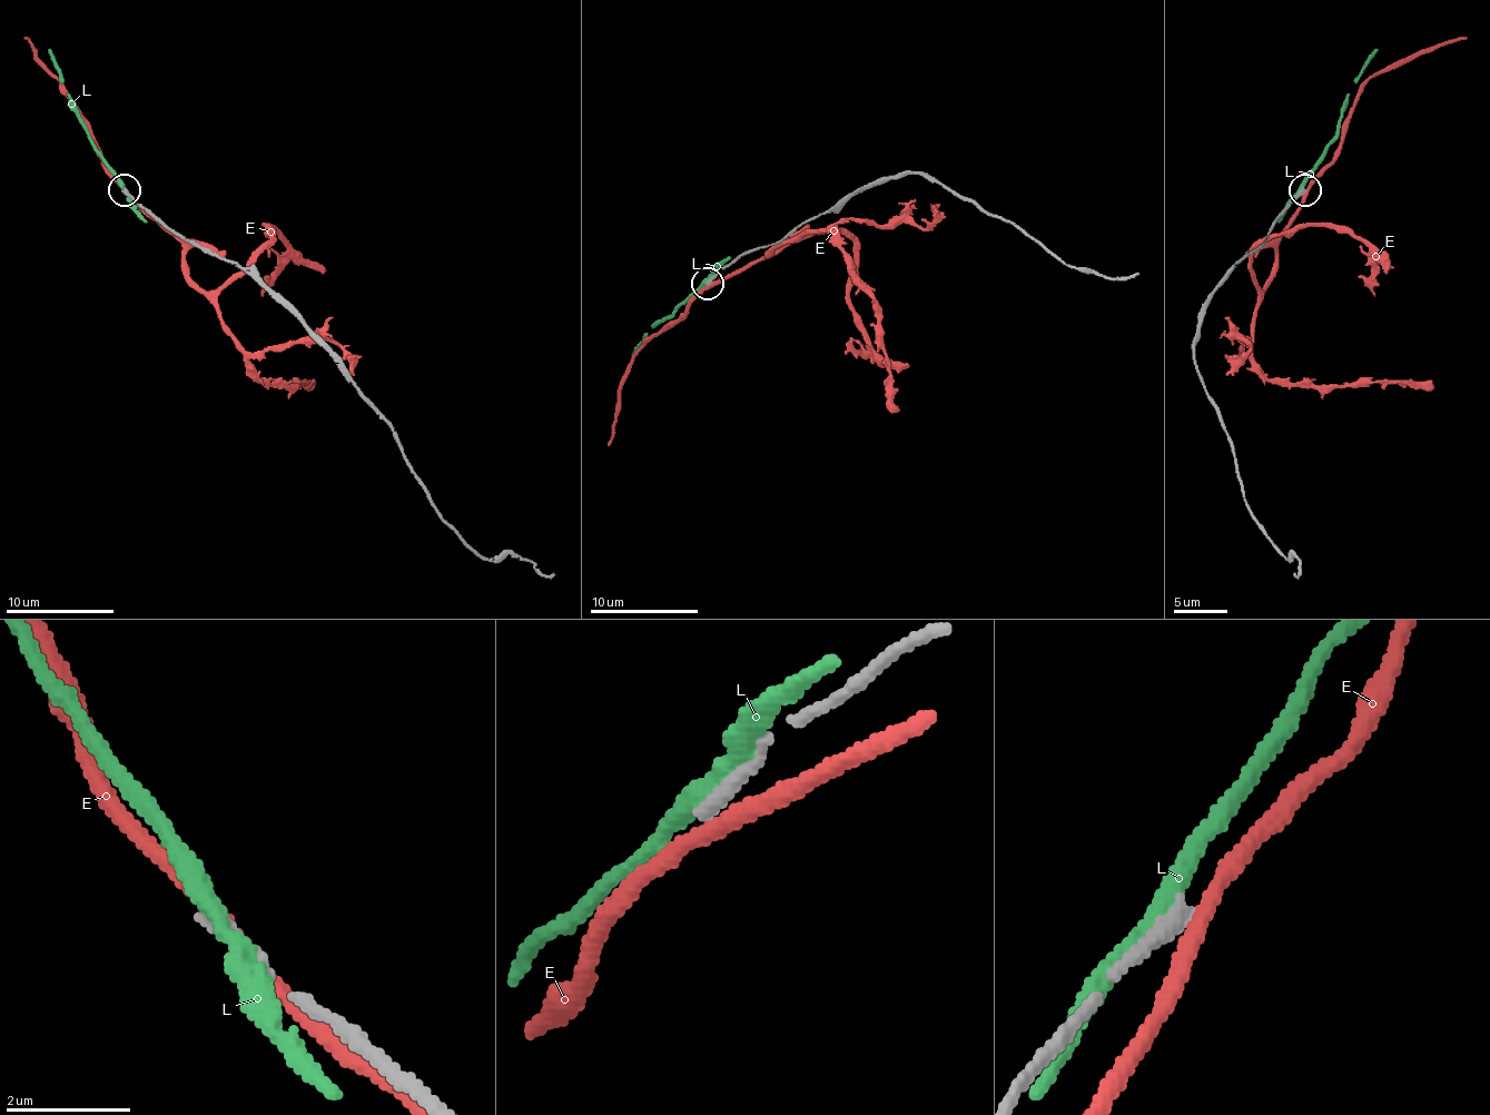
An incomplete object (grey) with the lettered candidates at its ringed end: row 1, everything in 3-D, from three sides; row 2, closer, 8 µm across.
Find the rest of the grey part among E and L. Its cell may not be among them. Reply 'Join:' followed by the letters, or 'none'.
Join: none

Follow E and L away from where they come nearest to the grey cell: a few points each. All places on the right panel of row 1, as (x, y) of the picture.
E: (1304, 191), (1304, 203), (1274, 248), (1274, 275), (1255, 304), (1255, 366), (1269, 380), (1424, 383), (1433, 387)
L: (1299, 194), (1333, 137), (1341, 105), (1377, 49)

